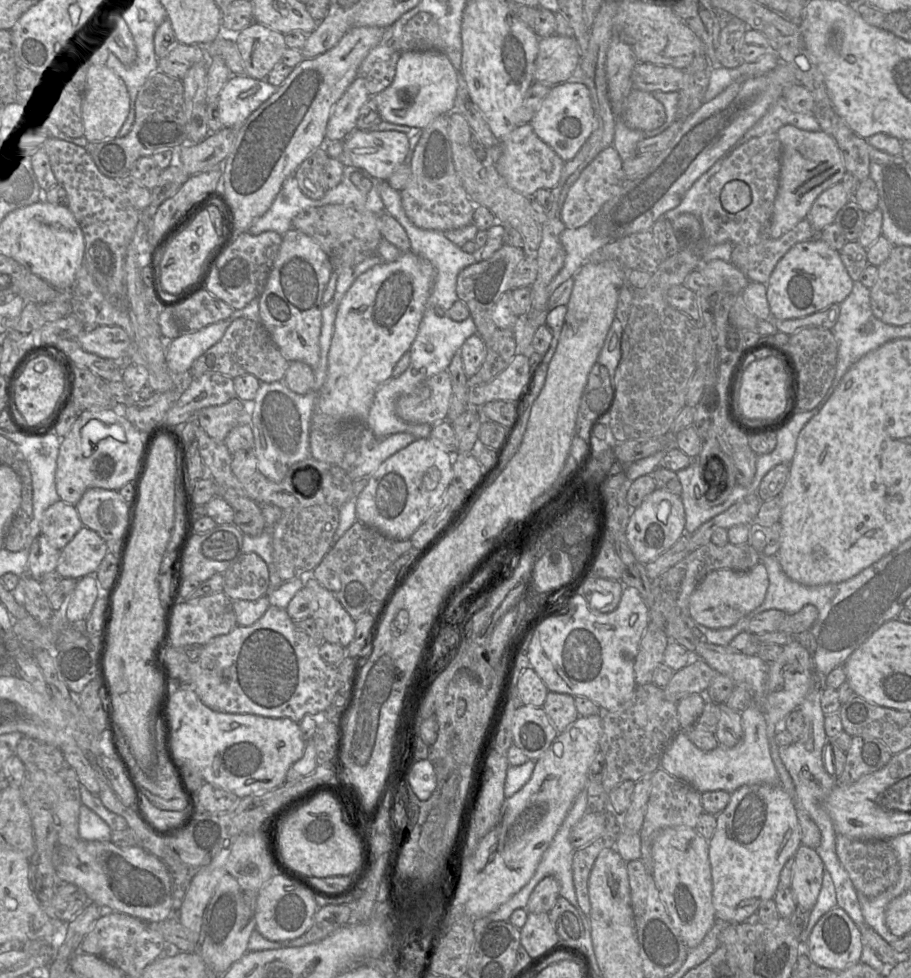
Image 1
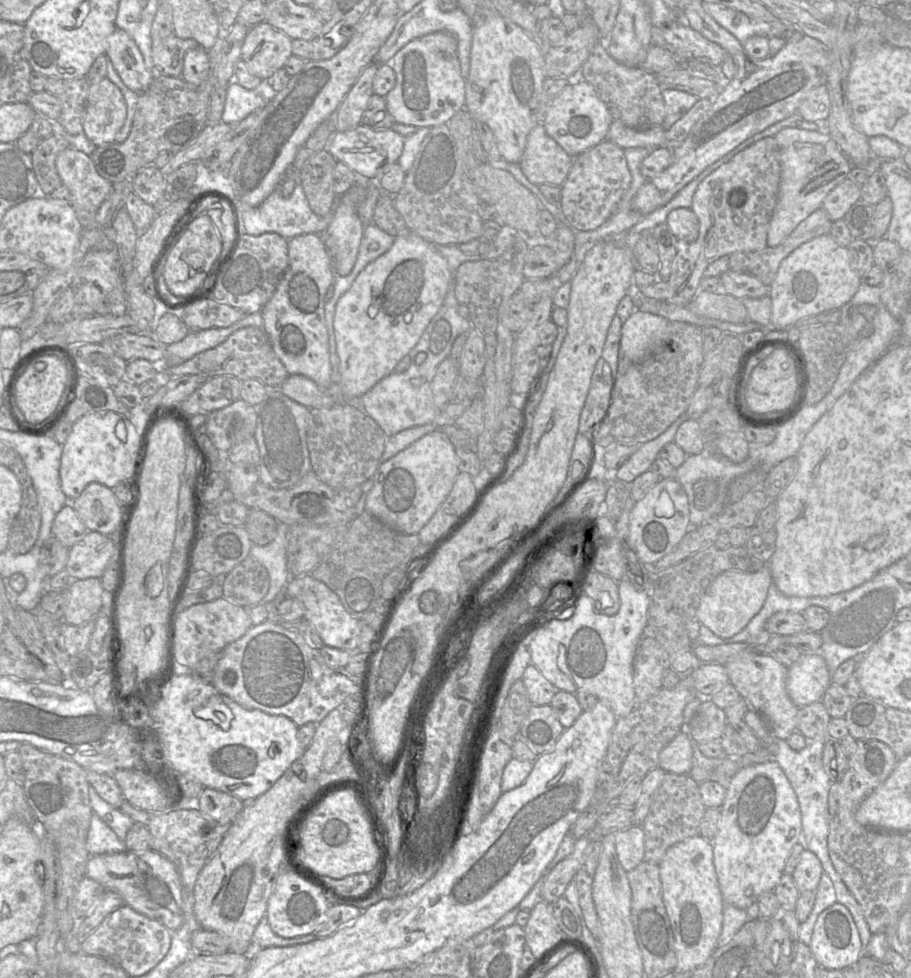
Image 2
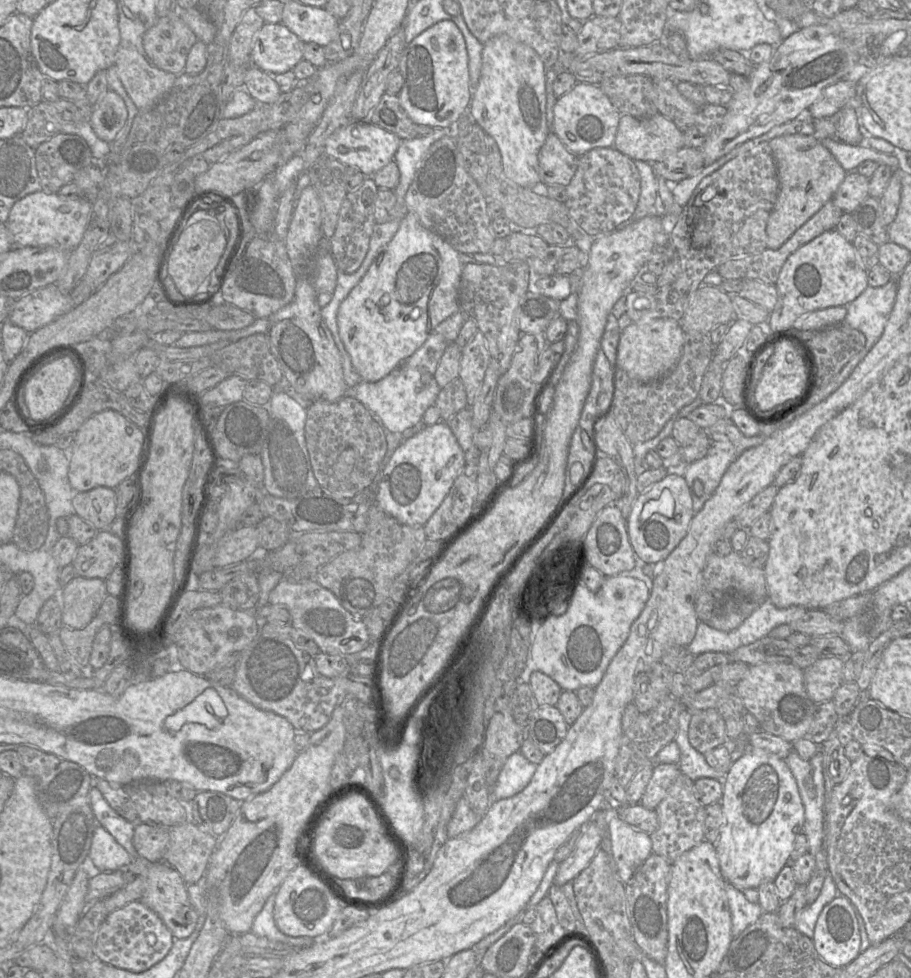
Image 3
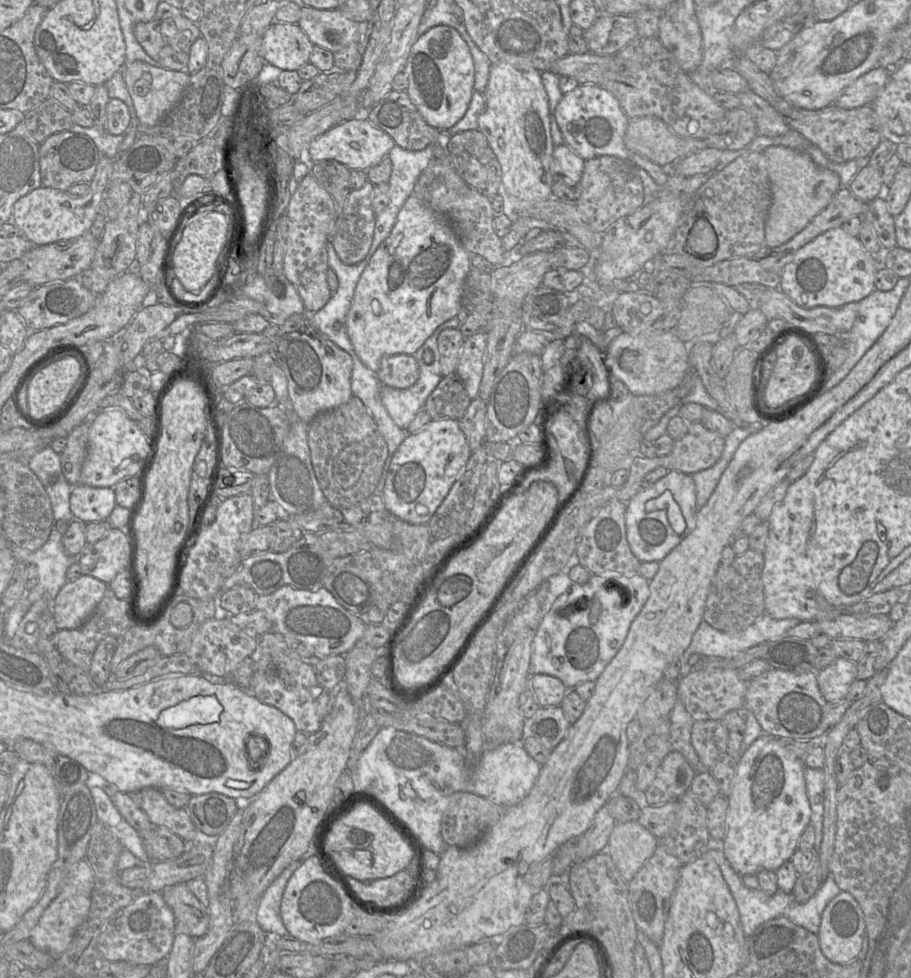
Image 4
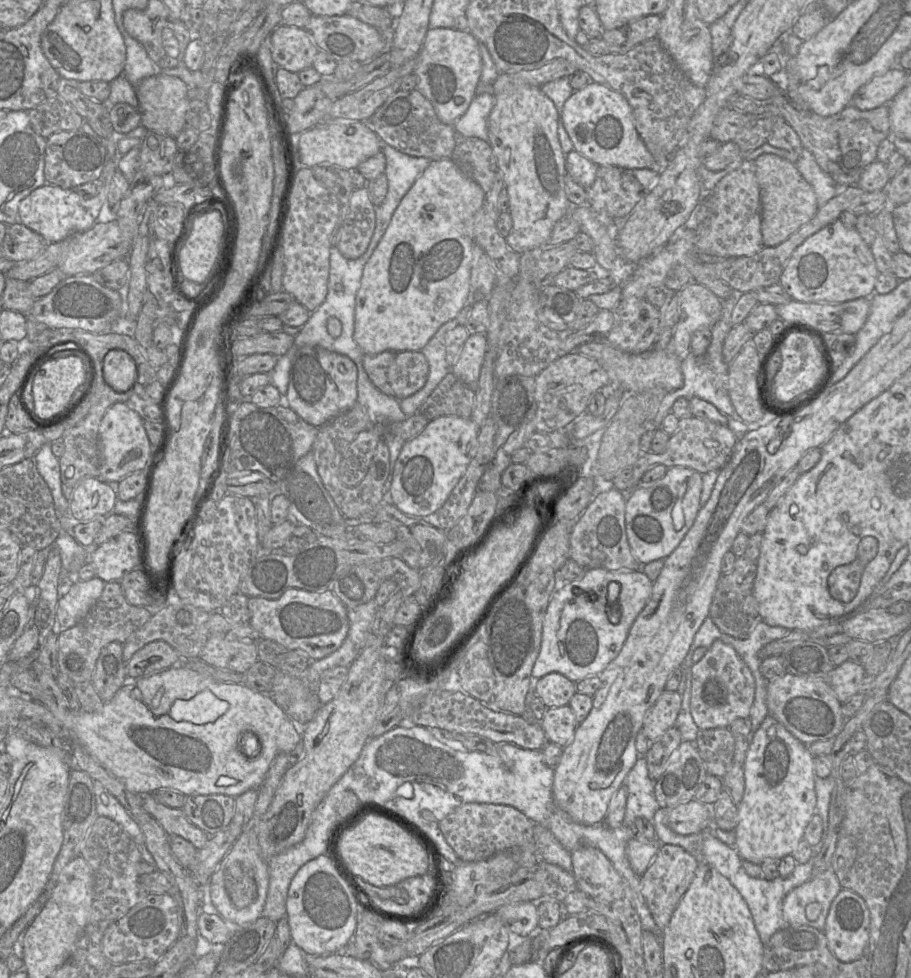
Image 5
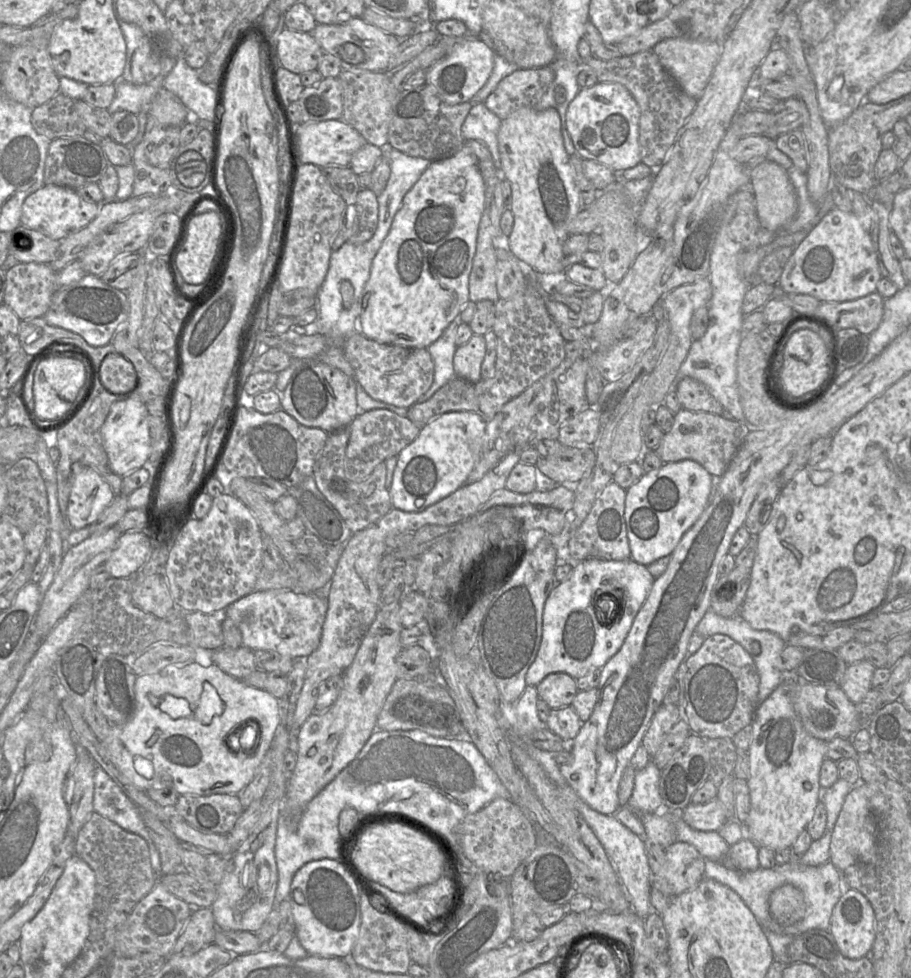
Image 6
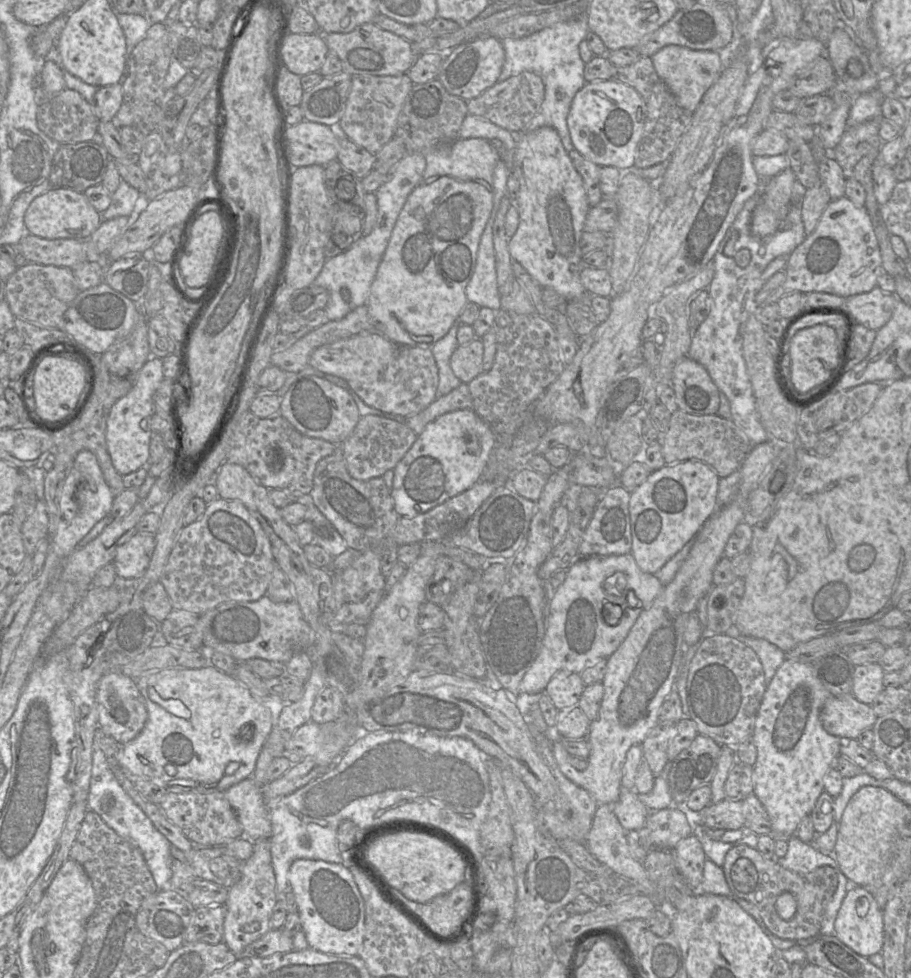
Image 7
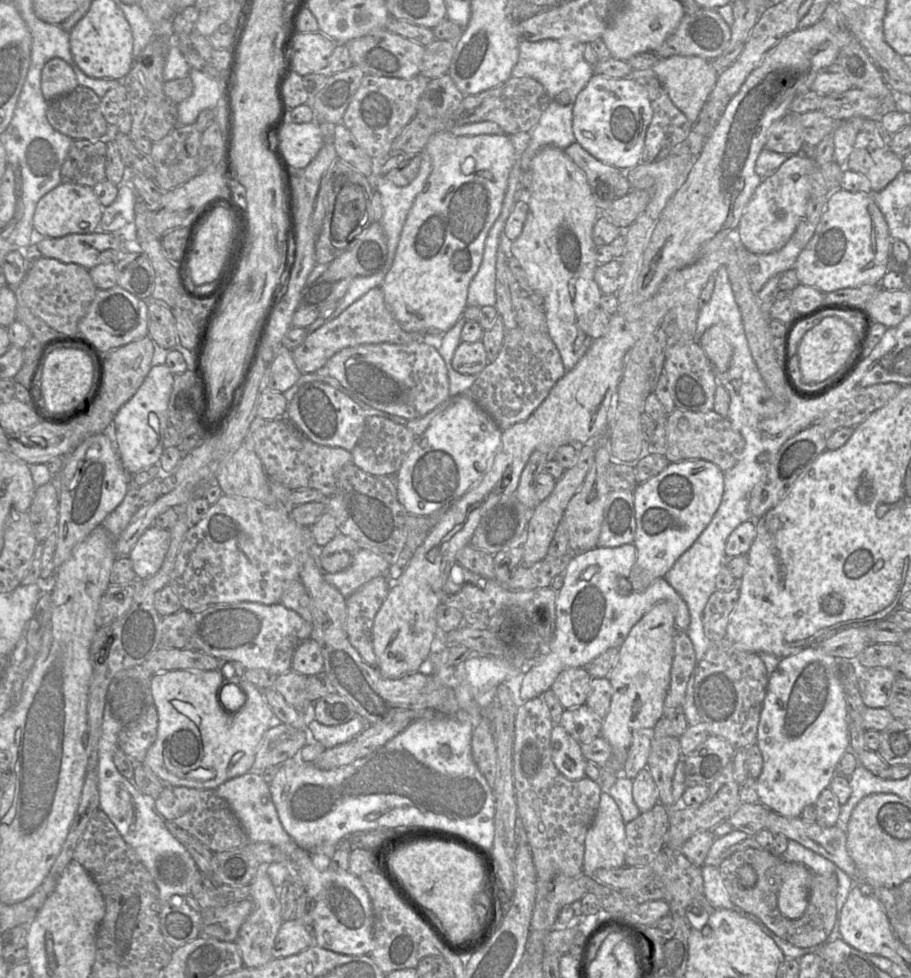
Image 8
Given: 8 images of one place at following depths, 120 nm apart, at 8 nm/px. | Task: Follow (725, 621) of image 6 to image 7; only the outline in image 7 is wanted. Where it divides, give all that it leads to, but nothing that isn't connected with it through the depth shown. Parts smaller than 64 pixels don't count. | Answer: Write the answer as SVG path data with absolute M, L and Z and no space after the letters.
M731 627L724 634L739 639L756 652L763 666L765 683L767 687L774 677L779 666L786 659L786 653L765 639L745 636L741 634L735 629L735 627Z

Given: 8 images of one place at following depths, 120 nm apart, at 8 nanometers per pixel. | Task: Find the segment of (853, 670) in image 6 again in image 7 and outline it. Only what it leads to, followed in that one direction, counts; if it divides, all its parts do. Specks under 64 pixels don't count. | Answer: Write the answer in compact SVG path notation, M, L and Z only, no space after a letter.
M866 663L855 666L852 695L862 703L872 704L883 690L885 671L878 663Z

